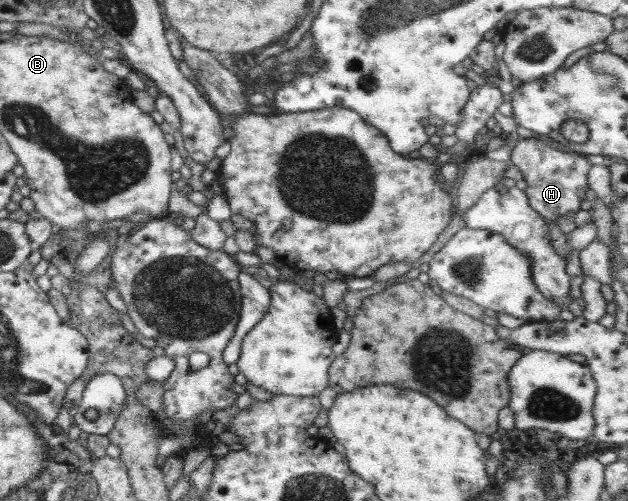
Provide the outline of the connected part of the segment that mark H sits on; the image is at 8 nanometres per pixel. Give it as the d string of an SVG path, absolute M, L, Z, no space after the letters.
M523 138L510 142L512 145L510 162L512 162L524 176L527 183L525 194L529 204L543 218L557 222L563 214L573 216L580 209L581 200L586 198L588 189L588 174L592 164L584 156L575 151L564 152L555 149L537 138Z

